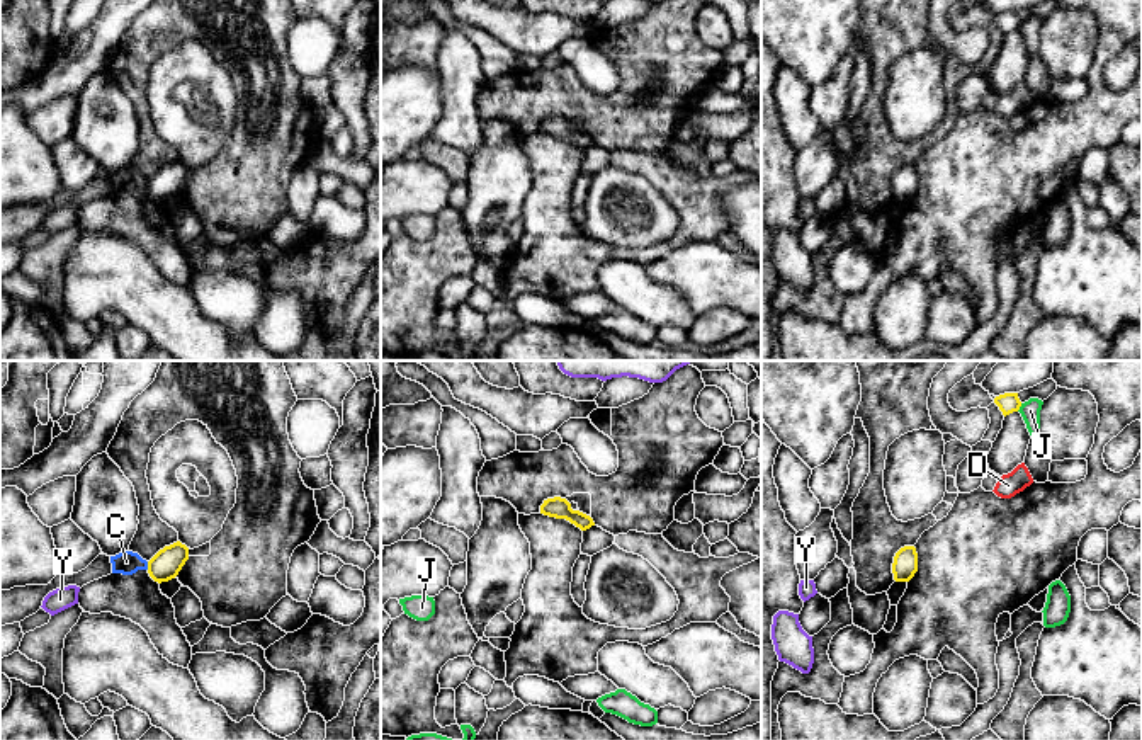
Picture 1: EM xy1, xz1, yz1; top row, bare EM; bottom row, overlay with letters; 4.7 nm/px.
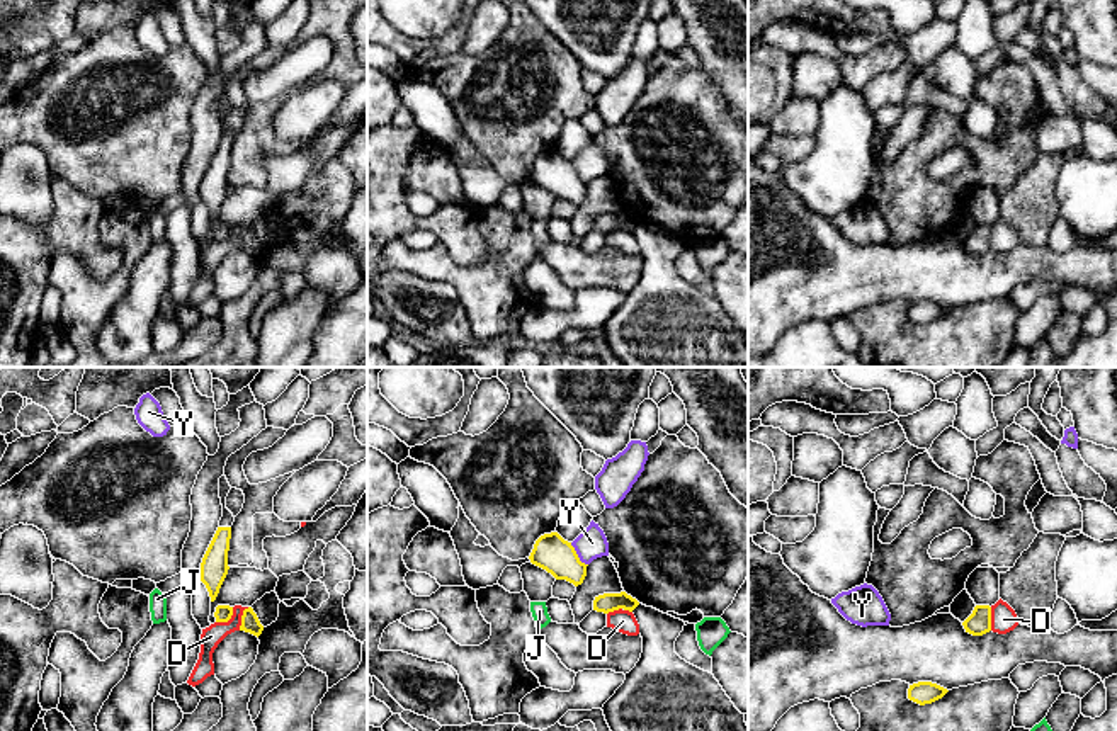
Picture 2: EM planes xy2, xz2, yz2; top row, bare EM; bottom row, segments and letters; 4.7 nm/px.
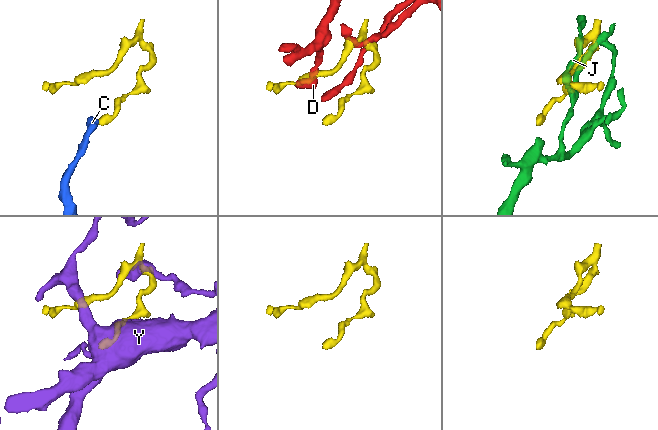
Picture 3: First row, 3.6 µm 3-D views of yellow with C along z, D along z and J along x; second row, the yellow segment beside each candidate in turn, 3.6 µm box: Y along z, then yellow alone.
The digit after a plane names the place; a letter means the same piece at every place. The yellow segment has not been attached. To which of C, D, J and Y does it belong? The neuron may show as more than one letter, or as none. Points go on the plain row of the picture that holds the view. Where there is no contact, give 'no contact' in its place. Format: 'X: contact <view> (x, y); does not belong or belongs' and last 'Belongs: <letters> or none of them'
C: contact xy1 (148, 184); does not belong
D: contact xy2 (228, 238); does not belong
J: contact yz1 (1020, 24); does not belong
Y: contact xz2 (577, 174); does not belong
Belongs: none of them

